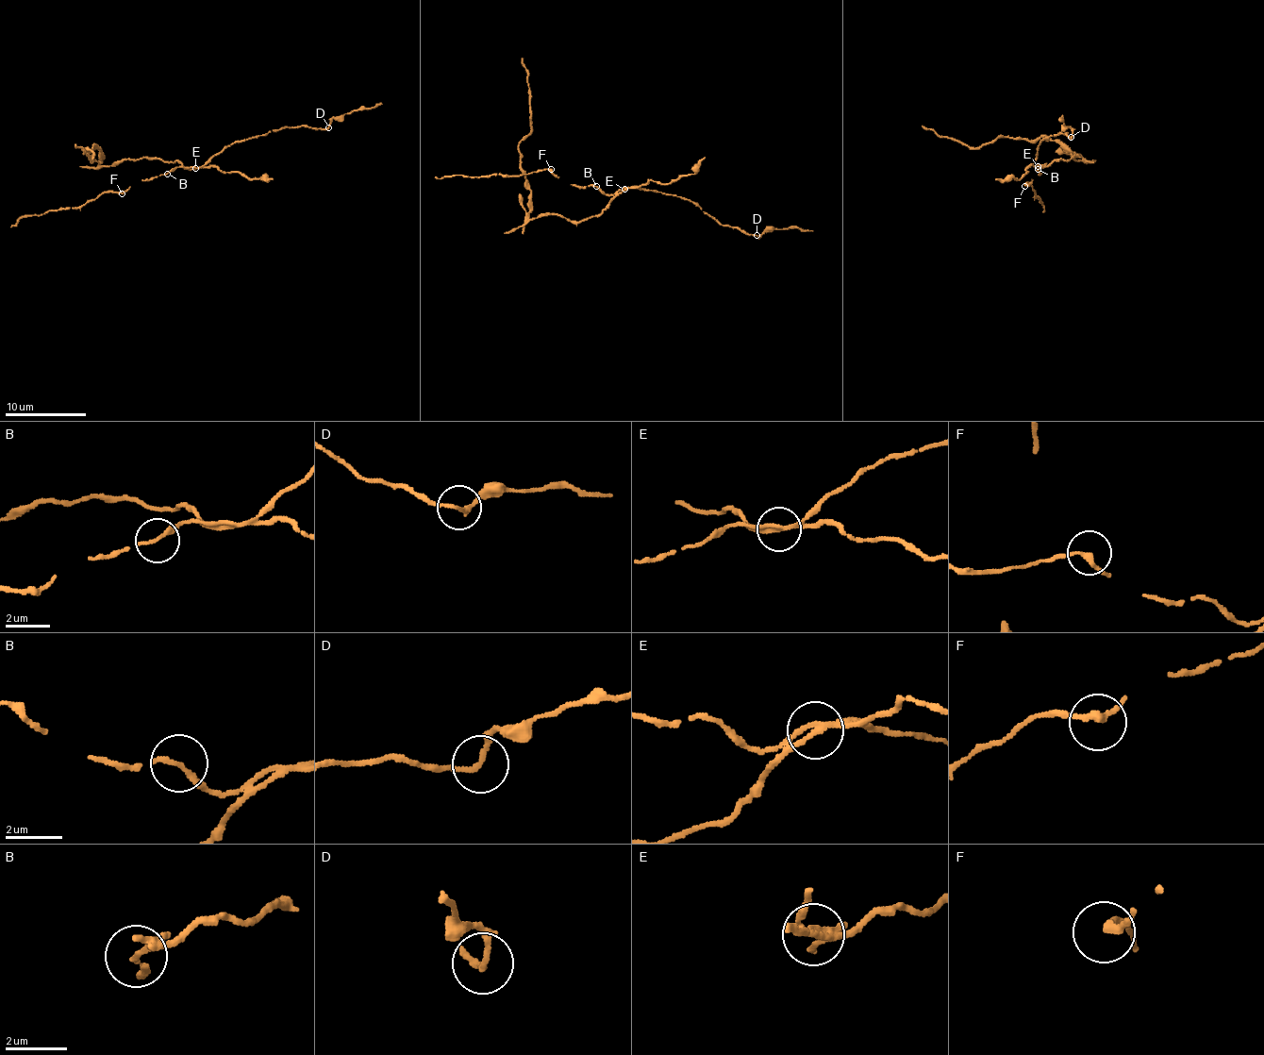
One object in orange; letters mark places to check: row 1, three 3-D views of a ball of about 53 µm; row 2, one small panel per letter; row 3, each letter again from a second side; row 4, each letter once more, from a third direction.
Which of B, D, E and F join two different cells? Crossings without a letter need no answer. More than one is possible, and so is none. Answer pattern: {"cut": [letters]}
{"cut": ["E"]}

